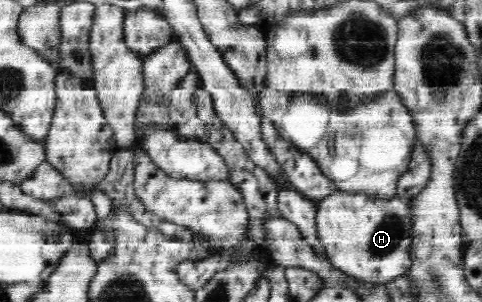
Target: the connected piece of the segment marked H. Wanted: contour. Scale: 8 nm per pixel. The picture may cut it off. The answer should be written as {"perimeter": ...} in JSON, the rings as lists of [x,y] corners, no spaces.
{"perimeter":[[[337,191],[317,201],[316,228],[323,256],[347,277],[385,284],[412,267],[413,200]]]}

